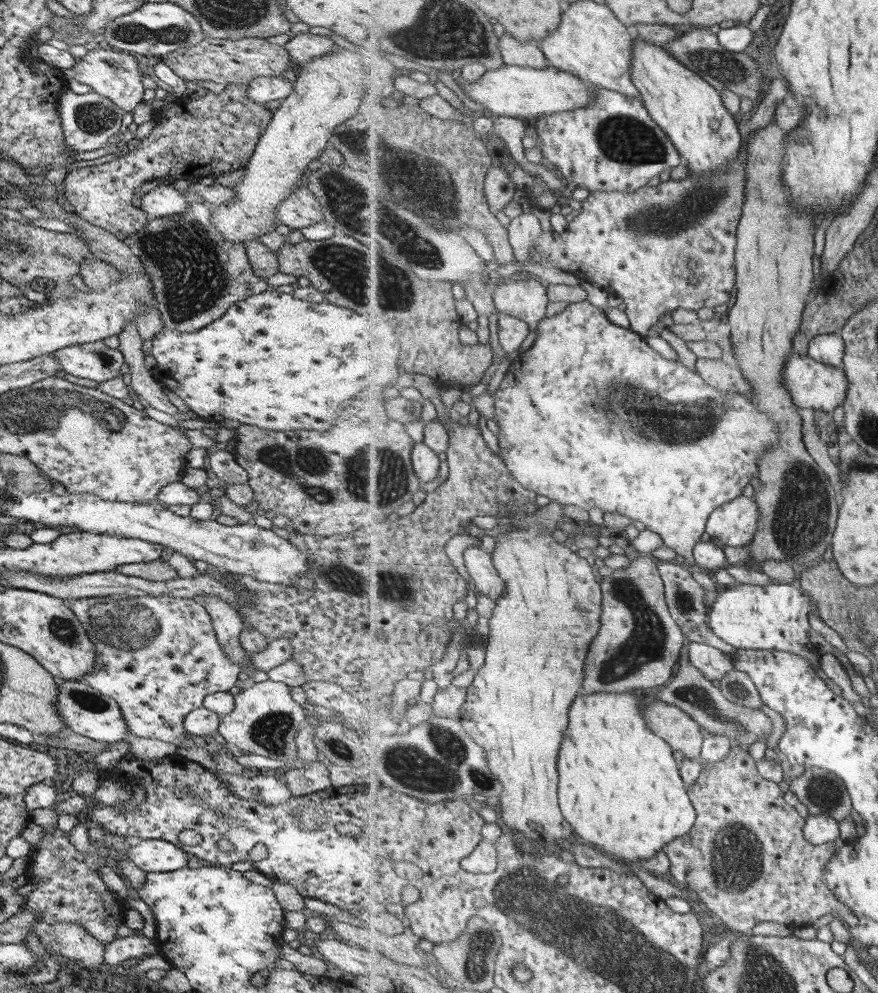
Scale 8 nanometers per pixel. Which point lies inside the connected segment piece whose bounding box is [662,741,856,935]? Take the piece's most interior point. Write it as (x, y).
(746, 857)

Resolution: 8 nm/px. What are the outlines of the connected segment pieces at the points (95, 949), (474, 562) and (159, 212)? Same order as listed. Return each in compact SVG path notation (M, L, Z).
M34 922L30 926L30 932L39 936L45 949L53 954L69 958L75 966L85 968L85 970L96 971L104 967L104 944L94 939L83 927L75 923L57 923L55 926L48 922Z
M473 545L464 552L465 568L472 576L477 591L485 594L493 601L499 600L504 592L506 583L492 561L492 553L487 553L479 545Z
M159 183L139 196L139 206L149 219L177 216L187 210L187 198L168 184Z

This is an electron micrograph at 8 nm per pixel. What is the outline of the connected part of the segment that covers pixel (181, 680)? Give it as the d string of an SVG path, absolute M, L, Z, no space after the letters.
M112 594L107 596L83 597L73 599L69 606L71 612L76 616L79 624L85 630L88 639L92 642L94 648L94 671L84 674L82 680L90 686L91 689L110 697L121 711L121 717L125 721L127 731L131 736L157 739L181 748L181 743L184 743L188 734L182 726L184 717L191 711L201 707L203 698L207 694L213 692L228 692L230 688L237 682L237 679L242 678L242 668L239 664L231 662L230 658L222 651L222 646L217 642L210 616L206 613L202 604L195 602L190 598L172 597L171 595L161 595L152 597L151 595L130 595L130 594Z

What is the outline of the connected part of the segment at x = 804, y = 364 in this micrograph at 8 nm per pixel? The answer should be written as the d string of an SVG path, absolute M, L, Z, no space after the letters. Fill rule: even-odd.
M793 353L785 364L784 385L790 390L794 403L800 409L823 410L831 414L836 406L843 406L848 395L849 383L843 368L818 362L809 355Z

